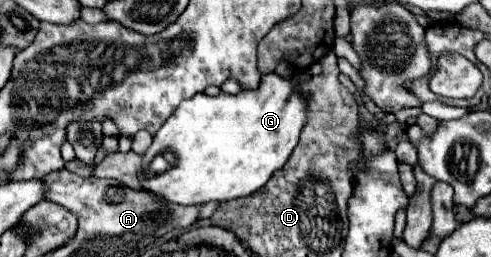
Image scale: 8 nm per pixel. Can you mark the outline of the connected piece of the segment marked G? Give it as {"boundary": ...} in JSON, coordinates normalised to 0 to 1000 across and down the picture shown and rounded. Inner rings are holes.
{"boundary":[[[605,272],[601,280],[605,327],[597,327],[593,304],[572,304],[568,288],[552,280],[552,288],[532,296],[532,327],[519,350],[499,342],[483,358],[479,374],[462,358],[450,358],[442,374],[405,358],[389,374],[385,389],[365,405],[352,451],[312,529],[312,560],[295,591],[295,615],[291,615],[291,654],[283,685],[287,724],[324,763],[336,763],[336,778],[344,786],[373,794],[373,802],[418,794],[430,778],[458,786],[458,778],[475,778],[475,770],[491,770],[491,763],[507,763],[511,747],[523,747],[527,732],[544,716],[556,669],[564,669],[585,630],[585,615],[593,607],[597,576],[609,553],[609,521],[625,475],[629,381],[617,374],[613,350],[605,342],[629,304],[633,304],[629,272],[613,272],[613,280]],[[336,584],[348,584],[352,599],[360,599],[360,638],[328,677],[303,677],[308,623]]]}

